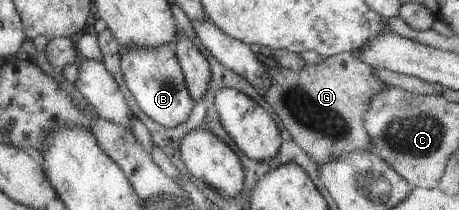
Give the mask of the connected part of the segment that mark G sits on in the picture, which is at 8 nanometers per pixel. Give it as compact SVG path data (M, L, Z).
M350 52L332 55L325 58L319 64L304 64L304 66L296 72L280 66L278 66L278 68L265 67L266 70L268 70L268 76L270 76L270 86L259 93L263 96L263 99L270 108L272 108L274 114L278 117L278 120L280 120L282 126L286 129L286 132L290 135L290 138L292 138L292 140L300 146L300 148L315 161L316 164L324 164L324 162L328 162L328 160L332 160L332 158L338 158L338 156L342 156L342 154L348 154L348 152L354 152L354 150L357 149L366 150L370 143L370 136L366 134L366 130L364 130L364 126L362 126L362 116L364 116L364 112L366 112L366 104L370 102L370 98L372 98L374 94L382 92L382 88L387 88L387 85L378 80L378 78L374 78L374 74L372 74L373 68L370 68L368 64L362 64L362 61L358 60Z

